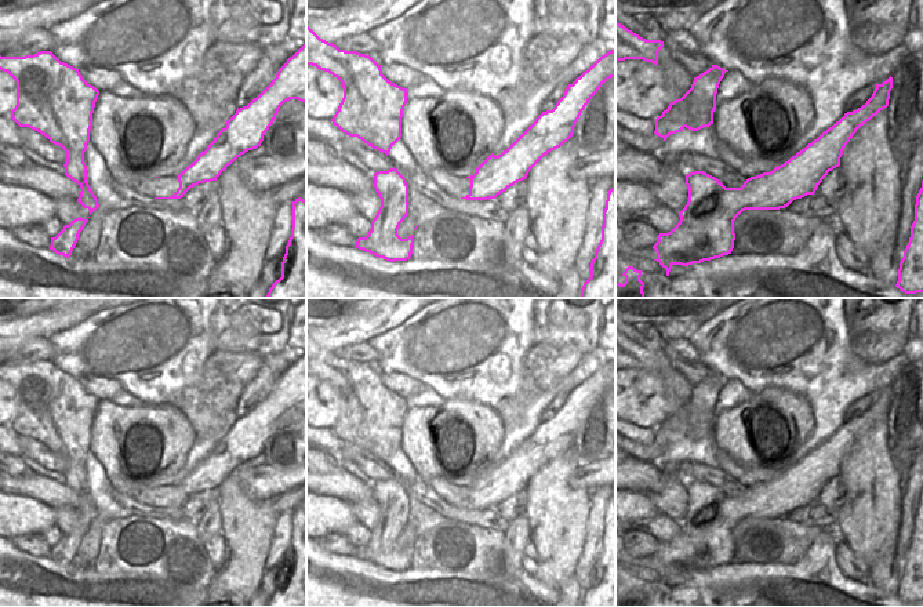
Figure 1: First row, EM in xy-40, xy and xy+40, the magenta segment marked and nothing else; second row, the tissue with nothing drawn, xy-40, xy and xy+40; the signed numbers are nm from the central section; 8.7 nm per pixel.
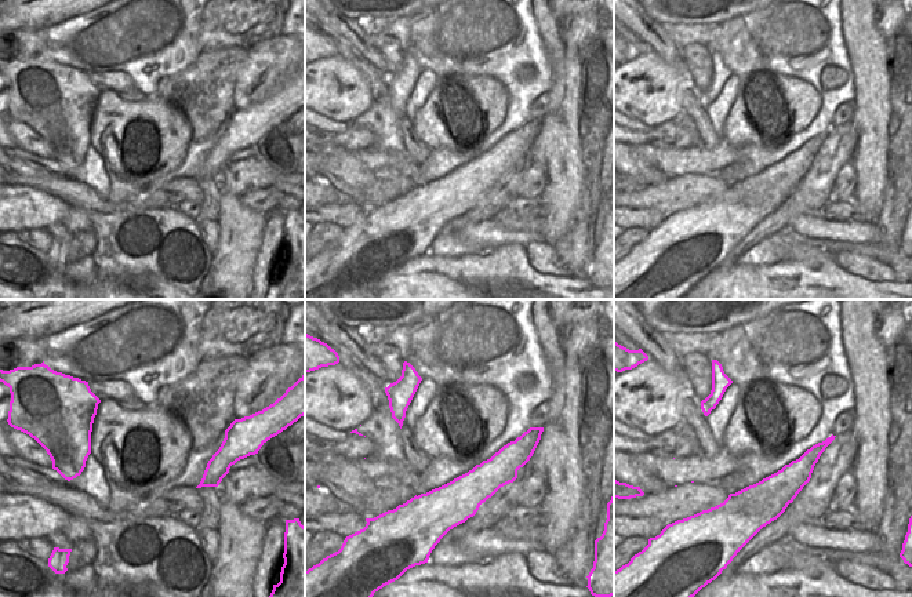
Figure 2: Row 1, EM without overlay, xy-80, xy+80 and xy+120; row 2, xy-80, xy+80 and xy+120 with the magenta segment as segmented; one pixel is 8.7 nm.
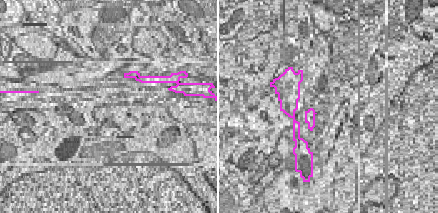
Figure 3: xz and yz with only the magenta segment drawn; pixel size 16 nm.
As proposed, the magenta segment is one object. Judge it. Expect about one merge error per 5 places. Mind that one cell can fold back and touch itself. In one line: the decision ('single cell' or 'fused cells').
fused cells

